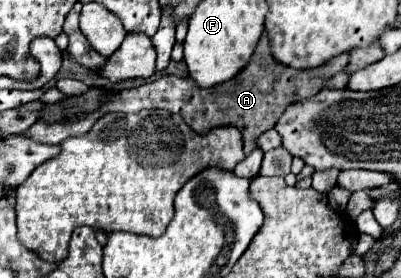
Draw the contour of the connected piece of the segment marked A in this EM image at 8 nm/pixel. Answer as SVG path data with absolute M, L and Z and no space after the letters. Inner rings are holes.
M262 34L260 42L256 46L256 52L252 54L250 64L230 82L224 82L224 84L218 84L212 88L198 88L192 78L162 76L154 82L142 84L142 86L132 88L132 90L112 92L100 110L86 114L74 122L68 120L62 124L48 124L48 122L38 120L26 132L26 136L34 138L36 142L60 144L62 140L66 140L70 136L84 136L88 132L88 128L108 112L140 112L140 110L152 110L152 108L166 108L174 114L180 114L184 118L184 122L190 124L190 128L198 134L206 134L208 130L218 128L218 126L236 126L242 132L244 154L248 156L252 150L258 148L258 142L256 142L258 136L264 134L266 130L274 128L278 118L282 116L282 112L290 104L312 98L314 94L318 94L324 88L324 82L328 78L332 78L334 74L338 74L340 70L344 70L346 64L348 64L348 54L342 54L342 56L336 56L334 60L326 62L324 66L318 66L312 70L294 70L290 66L276 62L270 56L268 38L266 38L266 34Z

